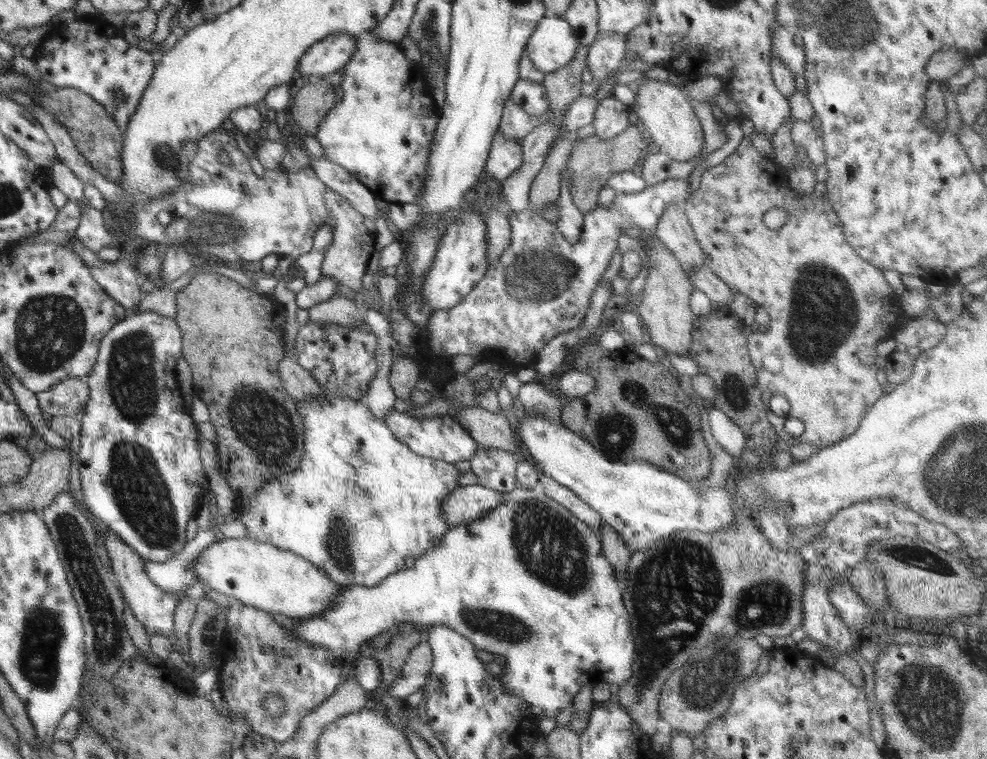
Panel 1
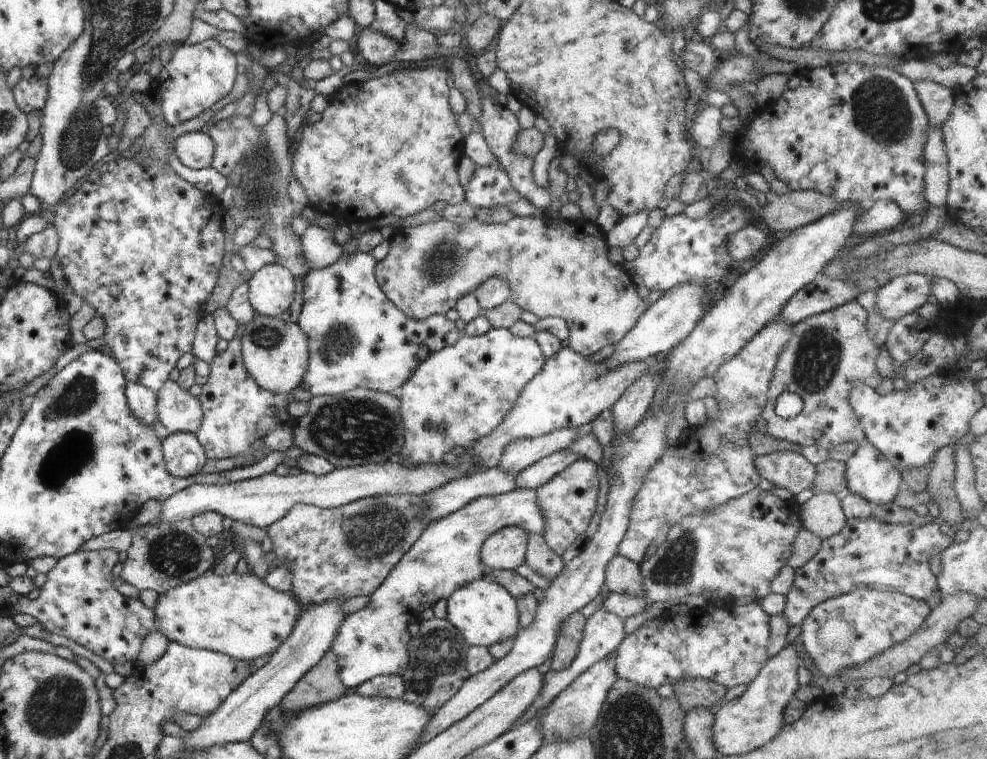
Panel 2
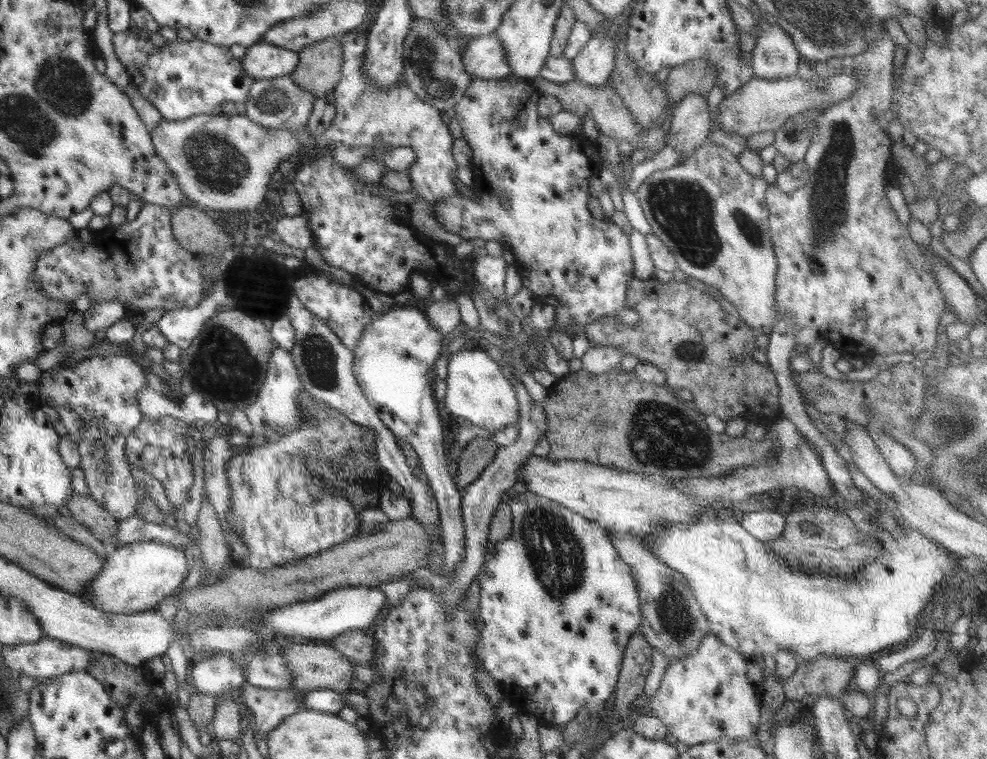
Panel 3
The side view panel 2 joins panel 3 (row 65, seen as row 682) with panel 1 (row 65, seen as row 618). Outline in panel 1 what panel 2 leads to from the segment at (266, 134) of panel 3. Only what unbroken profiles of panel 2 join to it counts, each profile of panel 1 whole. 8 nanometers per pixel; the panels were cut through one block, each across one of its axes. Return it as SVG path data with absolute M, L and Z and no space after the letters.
M372 30L364 31L360 34L356 43L356 50L350 57L350 60L341 69L343 72L339 87L343 90L343 98L336 106L332 107L326 116L321 120L317 133L315 134L318 142L322 145L324 154L323 158L331 160L332 162L343 166L349 173L356 177L356 180L360 180L364 186L368 187L368 190L372 192L376 197L386 200L390 203L401 204L416 204L421 196L421 192L425 187L425 180L427 180L427 166L430 152L430 143L434 138L434 133L437 129L439 115L441 114L440 108L432 98L432 93L428 91L424 74L420 64L412 62L399 46L399 42L378 40L372 36Z

